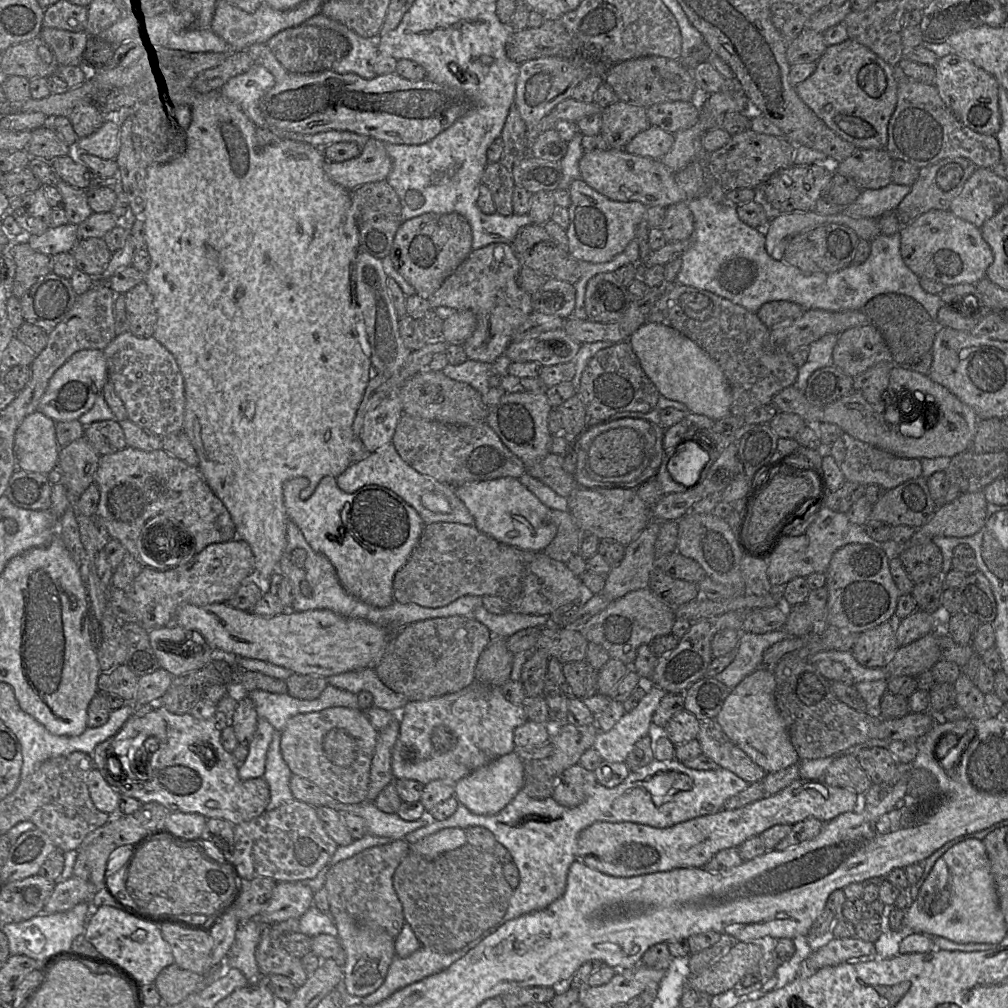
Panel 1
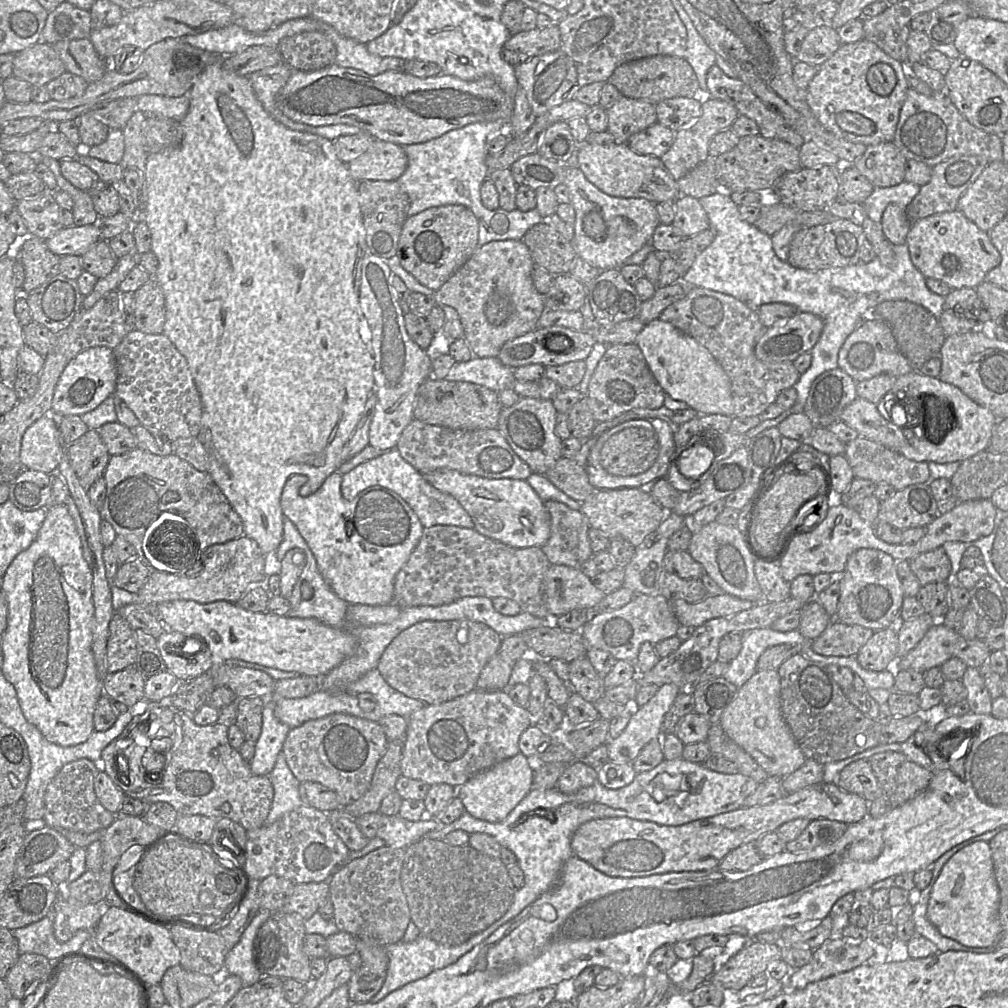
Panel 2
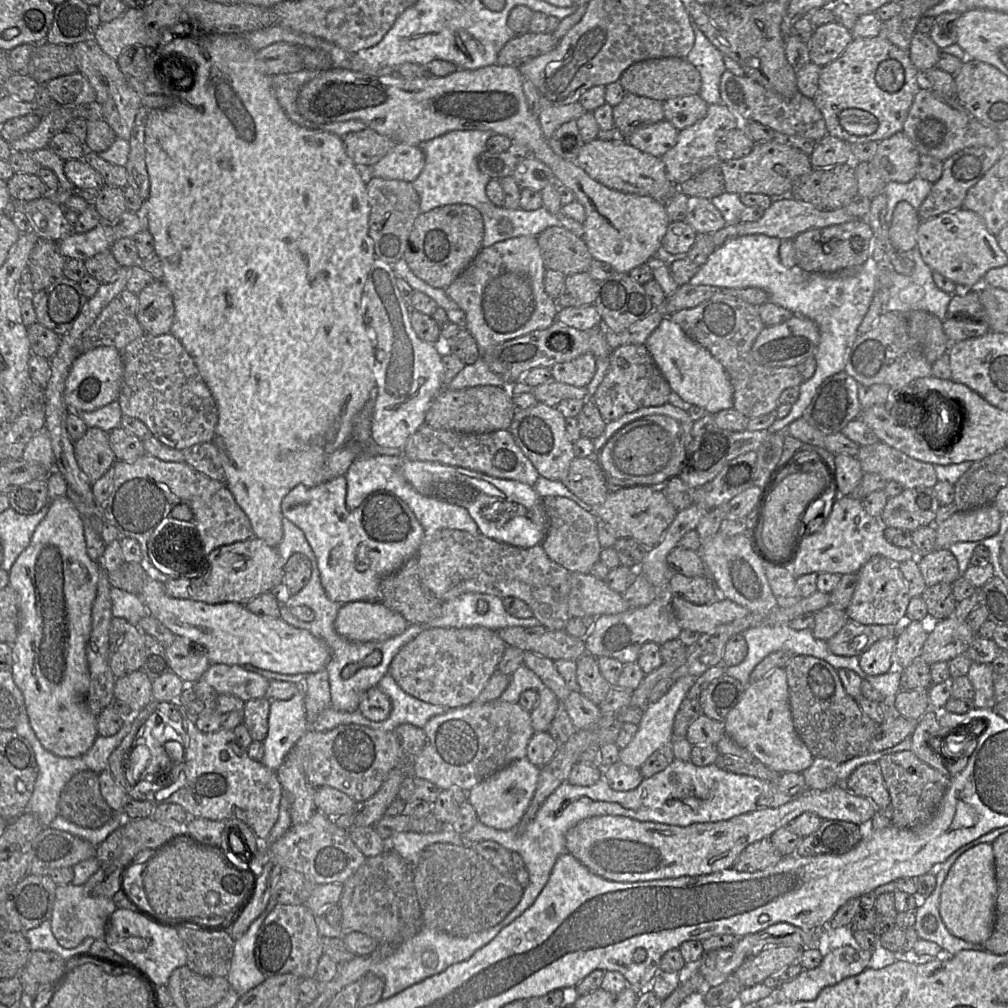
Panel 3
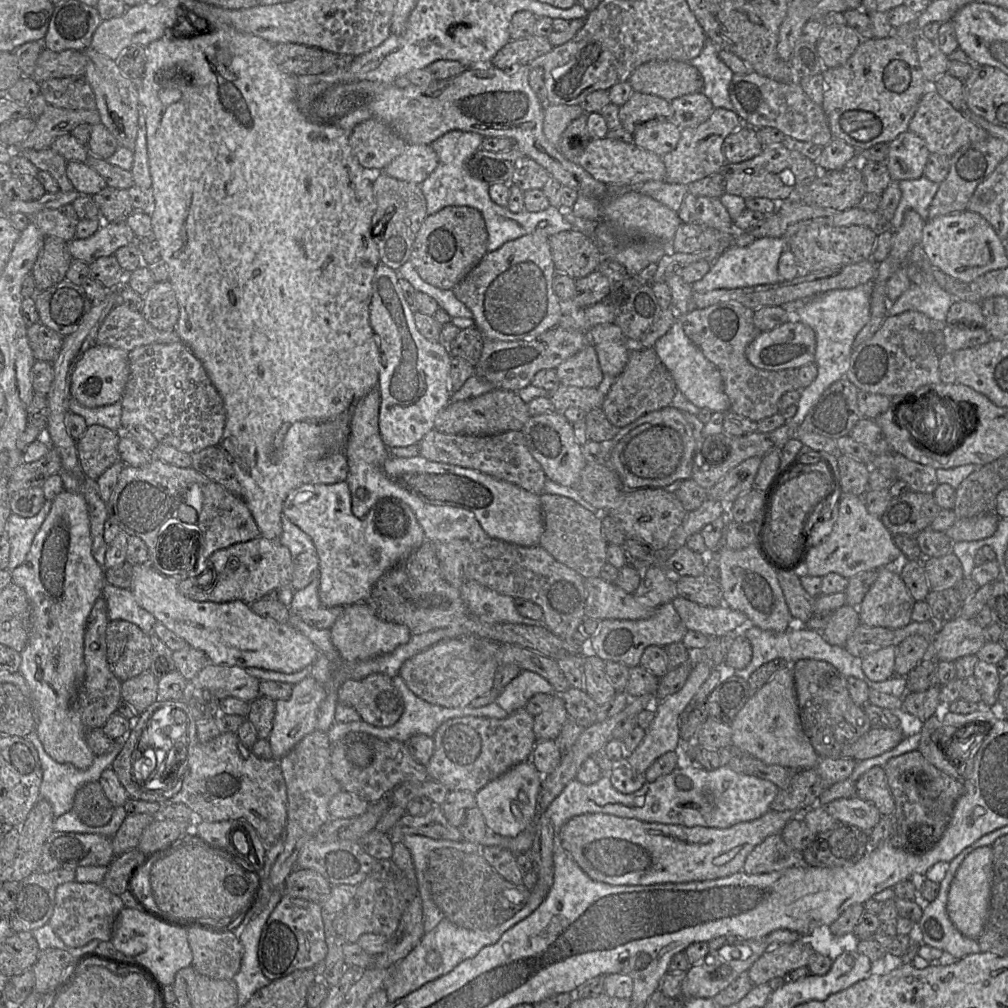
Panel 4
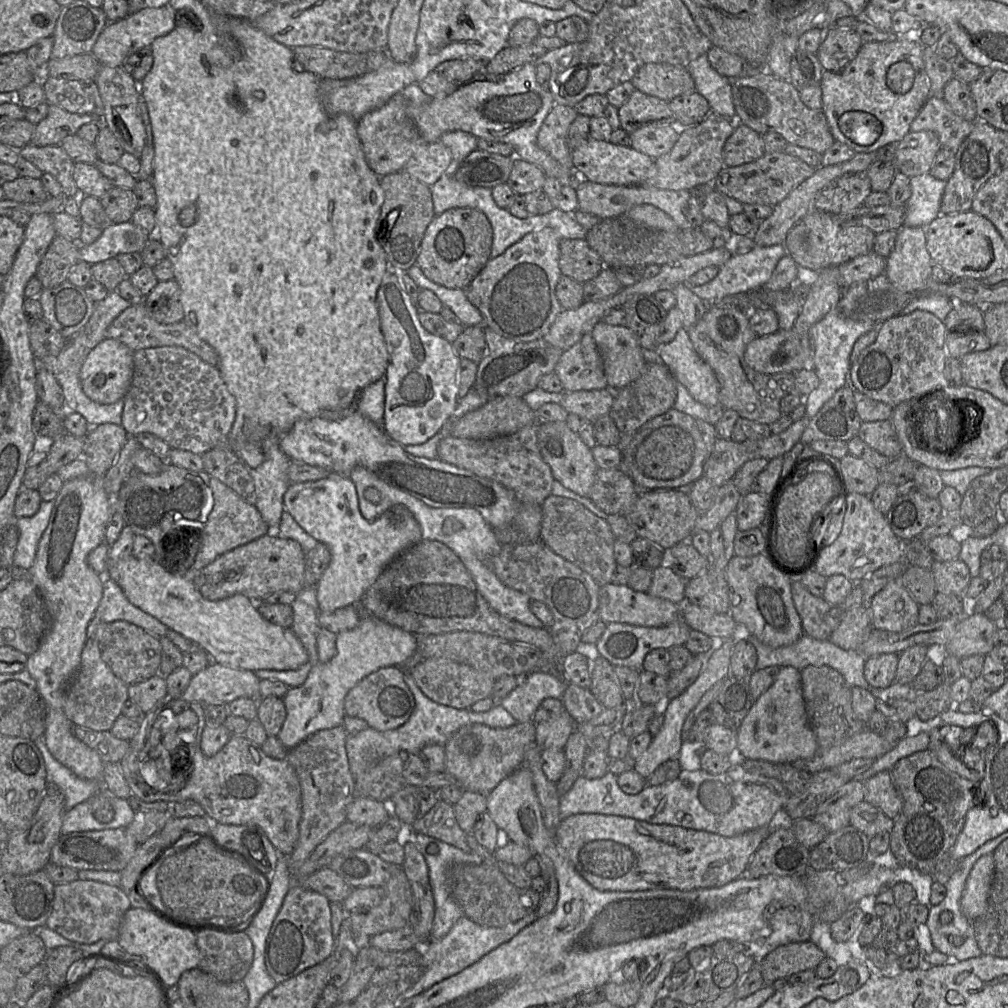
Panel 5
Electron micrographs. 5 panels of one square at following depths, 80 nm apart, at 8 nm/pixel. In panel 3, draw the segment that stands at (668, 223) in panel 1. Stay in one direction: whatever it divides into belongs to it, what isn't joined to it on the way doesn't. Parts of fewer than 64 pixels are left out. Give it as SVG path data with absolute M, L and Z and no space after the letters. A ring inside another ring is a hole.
M688 197L685 222L698 234L711 234L727 225L711 200L700 197Z

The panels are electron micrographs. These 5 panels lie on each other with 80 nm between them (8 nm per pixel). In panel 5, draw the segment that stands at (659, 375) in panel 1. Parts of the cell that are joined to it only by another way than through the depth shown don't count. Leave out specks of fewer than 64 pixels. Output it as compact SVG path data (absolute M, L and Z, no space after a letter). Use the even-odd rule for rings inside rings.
M679 329L670 343L659 344L656 351L676 381L680 382L696 401L707 407L719 404L719 383L716 375L694 350L686 329Z

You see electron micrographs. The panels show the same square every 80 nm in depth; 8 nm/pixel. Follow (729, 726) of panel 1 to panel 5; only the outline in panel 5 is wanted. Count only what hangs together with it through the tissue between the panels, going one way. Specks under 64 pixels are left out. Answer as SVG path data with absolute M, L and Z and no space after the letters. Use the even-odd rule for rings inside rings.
M780 667L774 683L753 702L736 736L736 759L793 764L814 756L819 746L808 723L798 669Z

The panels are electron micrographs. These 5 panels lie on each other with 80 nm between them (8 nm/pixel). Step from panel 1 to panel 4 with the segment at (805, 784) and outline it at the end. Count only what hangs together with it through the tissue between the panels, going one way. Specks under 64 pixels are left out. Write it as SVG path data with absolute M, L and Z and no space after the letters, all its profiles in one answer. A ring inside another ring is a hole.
M858 796L831 801L824 808L836 821L854 825L866 833L869 833L882 817L872 803ZM769 810L761 817L737 823L729 828L686 827L675 824L644 822L604 813L587 813L567 821L559 831L562 847L593 880L610 885L653 885L715 880L740 872L750 852L767 837L779 834L799 812Z

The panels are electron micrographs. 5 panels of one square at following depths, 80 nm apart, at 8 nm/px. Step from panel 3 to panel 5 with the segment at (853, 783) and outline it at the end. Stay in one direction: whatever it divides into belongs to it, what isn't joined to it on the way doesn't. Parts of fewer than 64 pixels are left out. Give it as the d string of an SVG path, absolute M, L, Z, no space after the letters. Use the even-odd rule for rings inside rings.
M882 771L864 783L864 801L895 820L902 810L902 800L897 792L890 771Z

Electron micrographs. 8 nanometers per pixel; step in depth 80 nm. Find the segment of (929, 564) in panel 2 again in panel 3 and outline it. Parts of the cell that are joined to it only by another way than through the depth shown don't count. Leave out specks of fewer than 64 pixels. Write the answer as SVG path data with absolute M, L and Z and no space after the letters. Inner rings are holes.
M948 548L921 554L917 559L927 586L938 583L952 585L960 578L958 562Z

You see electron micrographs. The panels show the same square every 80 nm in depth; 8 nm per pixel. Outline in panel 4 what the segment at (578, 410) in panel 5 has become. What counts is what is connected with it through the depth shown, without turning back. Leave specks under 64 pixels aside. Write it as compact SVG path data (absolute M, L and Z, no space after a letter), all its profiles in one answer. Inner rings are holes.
M561 384L548 393L548 399L555 407L555 411L560 414L570 407L579 408L584 412L601 408L606 396L597 388L580 388Z

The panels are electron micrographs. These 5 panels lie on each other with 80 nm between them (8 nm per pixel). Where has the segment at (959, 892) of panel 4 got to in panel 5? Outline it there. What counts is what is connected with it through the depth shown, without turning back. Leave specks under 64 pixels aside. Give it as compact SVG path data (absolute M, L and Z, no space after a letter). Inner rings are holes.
M993 853L980 857L973 865L960 900L961 911L973 922L984 914L994 878Z

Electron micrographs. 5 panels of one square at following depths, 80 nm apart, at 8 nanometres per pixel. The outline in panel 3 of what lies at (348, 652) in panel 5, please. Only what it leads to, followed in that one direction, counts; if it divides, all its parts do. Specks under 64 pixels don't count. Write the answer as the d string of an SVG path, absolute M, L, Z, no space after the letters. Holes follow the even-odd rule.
M352 601L341 605L334 628L338 634L350 641L382 641L402 634L408 627L406 619L379 601ZM303 690L290 700L271 700L261 763L276 771L296 742L310 729Z

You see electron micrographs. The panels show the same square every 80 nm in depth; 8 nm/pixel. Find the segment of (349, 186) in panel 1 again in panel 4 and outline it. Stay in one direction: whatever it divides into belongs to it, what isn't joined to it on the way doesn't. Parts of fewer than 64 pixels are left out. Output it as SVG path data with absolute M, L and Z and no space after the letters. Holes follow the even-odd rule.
M412 144L381 171L396 179L420 184L437 164L438 156L430 144Z

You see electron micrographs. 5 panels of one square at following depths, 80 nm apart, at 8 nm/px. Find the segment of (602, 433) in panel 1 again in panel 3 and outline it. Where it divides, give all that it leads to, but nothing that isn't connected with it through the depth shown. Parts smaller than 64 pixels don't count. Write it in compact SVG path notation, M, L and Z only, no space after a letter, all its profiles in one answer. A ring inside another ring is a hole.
M650 415L636 419L616 431L602 447L596 460L610 489L661 484L680 474L691 442L691 432L684 431L673 418Z

